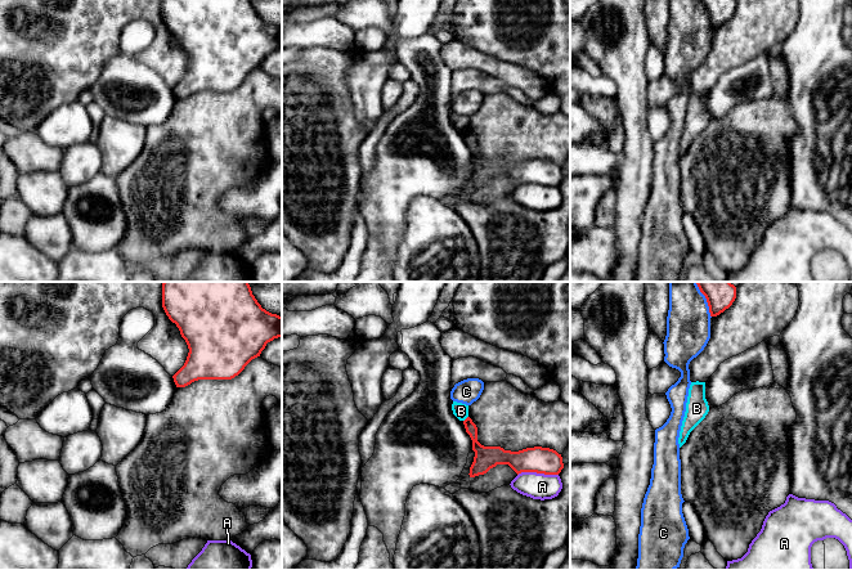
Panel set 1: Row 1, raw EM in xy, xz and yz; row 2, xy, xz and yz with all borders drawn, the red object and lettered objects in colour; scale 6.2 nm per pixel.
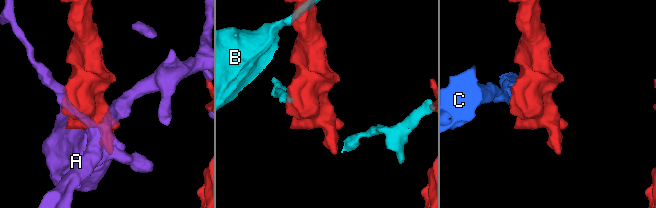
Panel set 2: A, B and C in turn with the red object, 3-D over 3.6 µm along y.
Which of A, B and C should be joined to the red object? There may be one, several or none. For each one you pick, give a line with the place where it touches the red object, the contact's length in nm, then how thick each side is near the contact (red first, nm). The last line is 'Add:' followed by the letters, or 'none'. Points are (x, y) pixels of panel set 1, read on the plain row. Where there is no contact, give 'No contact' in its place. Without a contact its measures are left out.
Add: none

